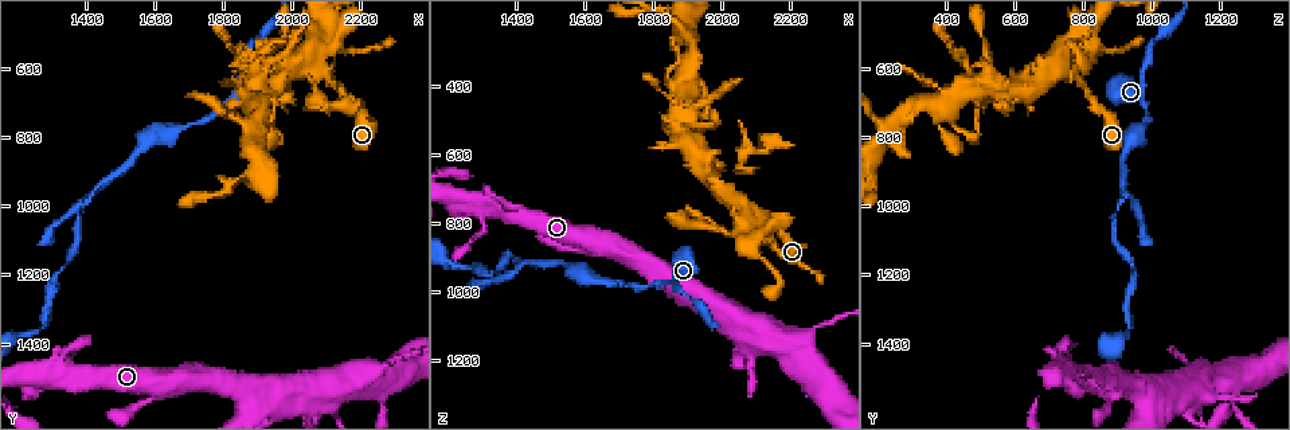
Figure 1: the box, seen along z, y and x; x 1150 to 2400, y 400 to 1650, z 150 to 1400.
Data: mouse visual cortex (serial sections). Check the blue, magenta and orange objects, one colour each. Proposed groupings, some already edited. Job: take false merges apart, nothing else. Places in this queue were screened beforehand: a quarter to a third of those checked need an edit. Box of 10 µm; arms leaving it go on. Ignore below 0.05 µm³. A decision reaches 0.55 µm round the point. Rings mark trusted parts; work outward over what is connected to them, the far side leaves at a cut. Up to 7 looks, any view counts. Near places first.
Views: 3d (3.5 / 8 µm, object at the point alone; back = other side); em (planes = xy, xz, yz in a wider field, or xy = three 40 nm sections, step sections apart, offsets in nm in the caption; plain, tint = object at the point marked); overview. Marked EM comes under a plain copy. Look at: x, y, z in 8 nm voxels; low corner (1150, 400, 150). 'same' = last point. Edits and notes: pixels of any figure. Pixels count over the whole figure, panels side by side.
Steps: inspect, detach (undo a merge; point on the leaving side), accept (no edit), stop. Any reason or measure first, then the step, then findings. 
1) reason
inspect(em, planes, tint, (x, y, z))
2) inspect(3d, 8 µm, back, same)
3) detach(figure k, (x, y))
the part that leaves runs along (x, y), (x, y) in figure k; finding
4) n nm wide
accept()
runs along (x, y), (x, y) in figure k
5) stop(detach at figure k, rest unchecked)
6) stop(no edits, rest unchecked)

narrows sharply
inspect(3d, 3.5 µm, (2070, 600, 760))

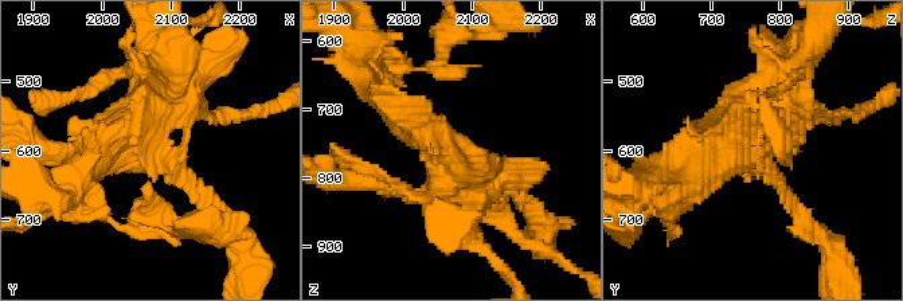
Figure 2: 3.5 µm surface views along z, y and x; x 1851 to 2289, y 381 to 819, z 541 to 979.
need the tissue
inspect(em, planes, tint, (2065, 595, 770))

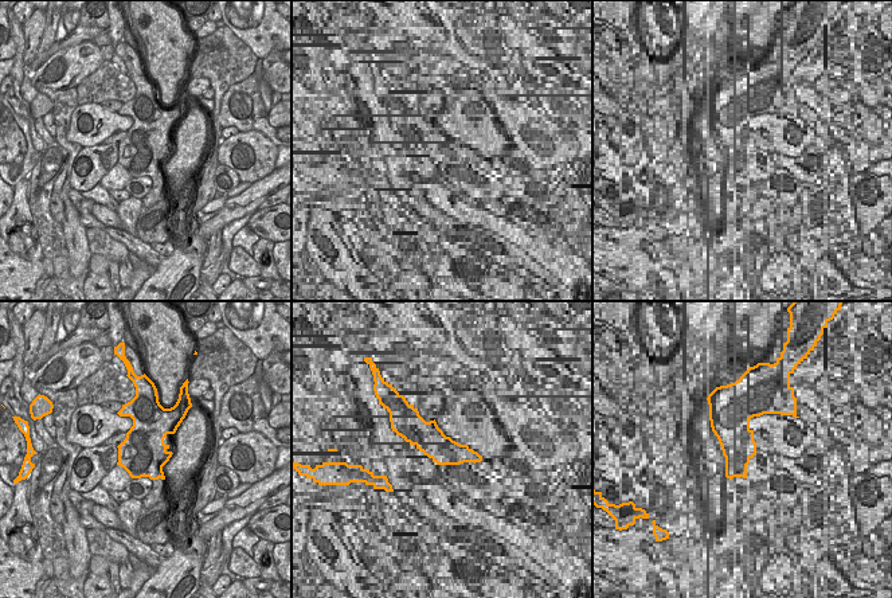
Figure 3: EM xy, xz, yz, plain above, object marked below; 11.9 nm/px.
inspect(em, xy, step 1, tint, same)

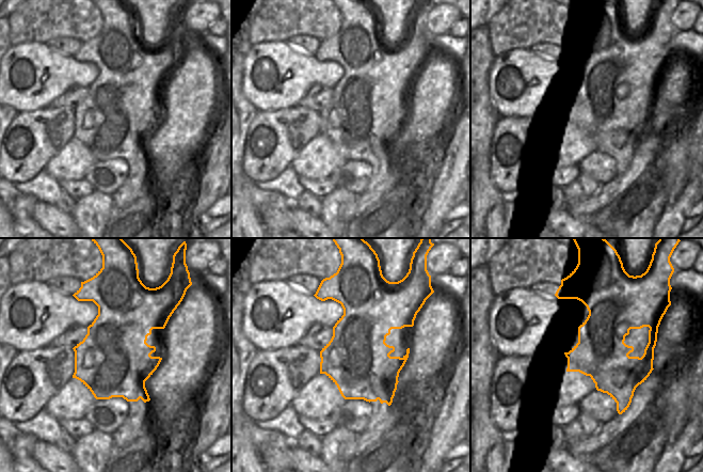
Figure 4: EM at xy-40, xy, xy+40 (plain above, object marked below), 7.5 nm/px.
500 nm wide
accept()
runs along (509, 190), (423, 139), (386, 100) in figure 2; one cell here

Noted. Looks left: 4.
thin arm on a thick one
inspect(3d, 3.5 µm, (1880, 640, 540))

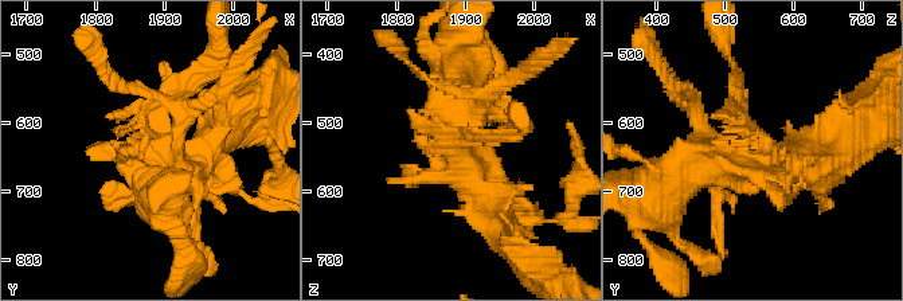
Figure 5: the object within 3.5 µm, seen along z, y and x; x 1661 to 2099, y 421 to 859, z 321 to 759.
inspect(em, xy, step 1, tint, (1890, 645, 540))

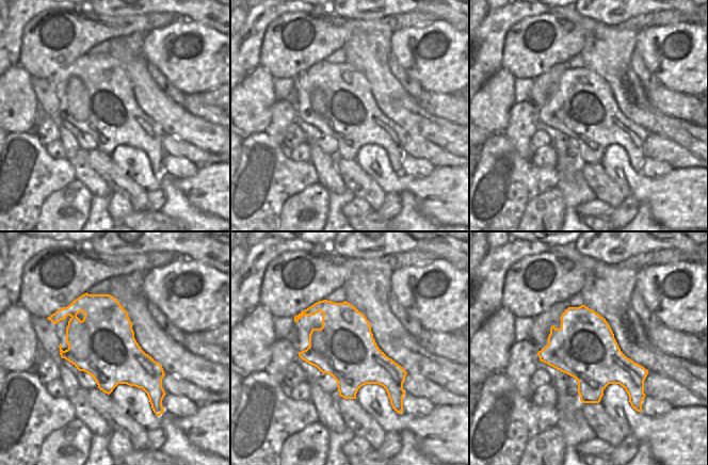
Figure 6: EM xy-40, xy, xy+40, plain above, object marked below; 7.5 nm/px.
cut it another way
inspect(em, xy, step 2, tint, same)

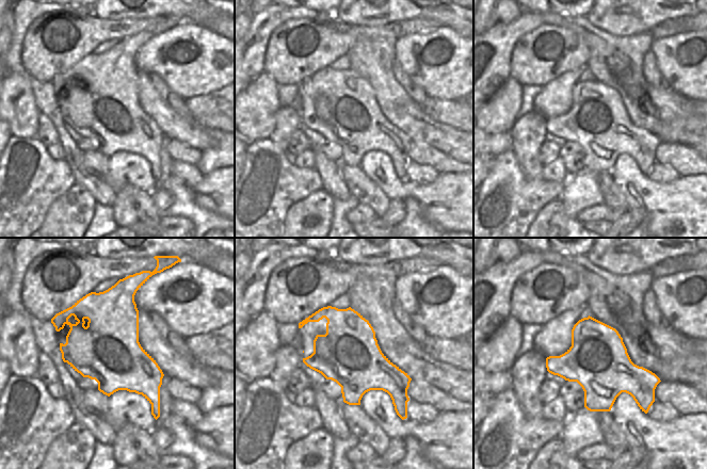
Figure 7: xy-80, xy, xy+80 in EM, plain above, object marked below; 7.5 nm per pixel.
480 nm wide
accept()
runs along (500, 227), (458, 155), (454, 69) in figure 5; continuous, no second cell

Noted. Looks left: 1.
stop(no edits, rest unchecked)

